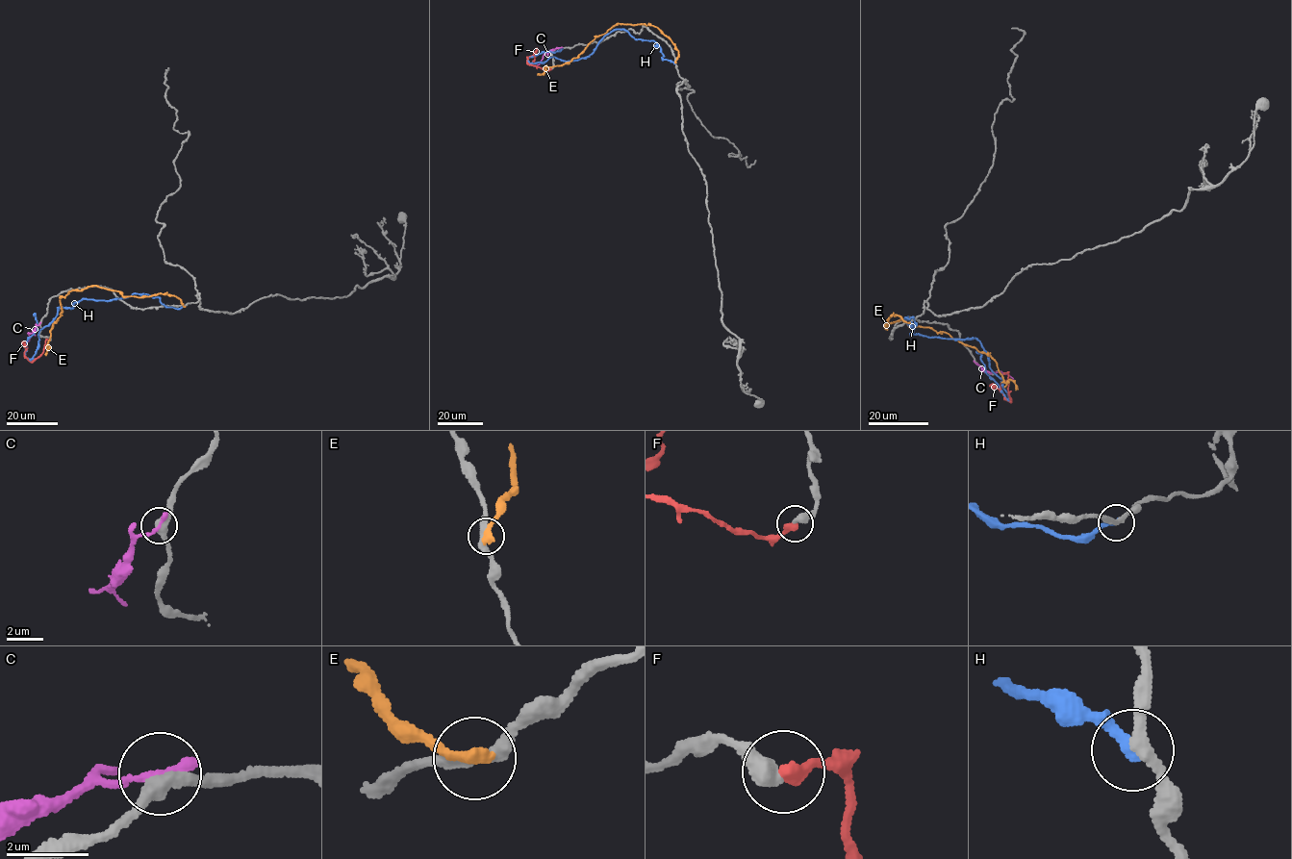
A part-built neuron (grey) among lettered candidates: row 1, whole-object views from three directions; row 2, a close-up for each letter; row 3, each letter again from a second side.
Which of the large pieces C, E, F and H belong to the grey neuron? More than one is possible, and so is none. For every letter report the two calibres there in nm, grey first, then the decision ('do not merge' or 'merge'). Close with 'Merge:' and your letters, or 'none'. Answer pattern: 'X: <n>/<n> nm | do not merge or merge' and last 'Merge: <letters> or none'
C: 400/240 nm | do not merge
E: 280/360 nm | do not merge
F: 480/340 nm | merge
H: 220/280 nm | do not merge
Merge: F

